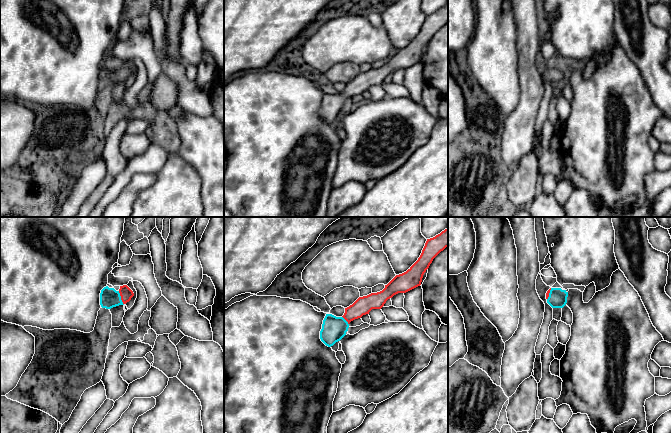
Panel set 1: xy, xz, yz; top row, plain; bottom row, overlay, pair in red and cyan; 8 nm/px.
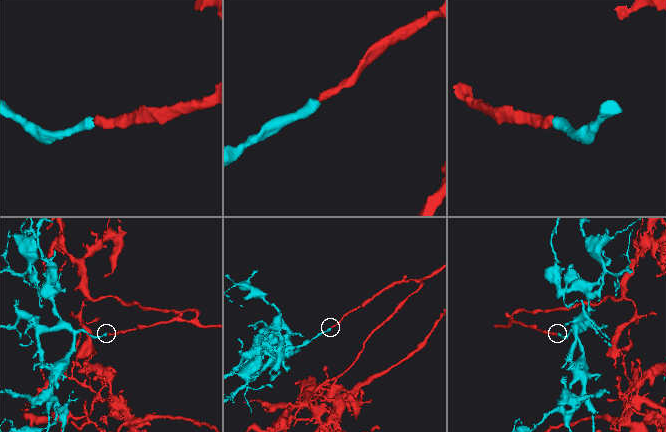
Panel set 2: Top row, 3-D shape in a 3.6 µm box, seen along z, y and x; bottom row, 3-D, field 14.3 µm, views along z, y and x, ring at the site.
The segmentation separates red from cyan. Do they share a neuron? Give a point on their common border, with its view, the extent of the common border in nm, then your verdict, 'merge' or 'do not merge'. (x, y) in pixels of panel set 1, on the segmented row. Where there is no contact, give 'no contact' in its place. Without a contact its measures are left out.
xy (121, 298) | 120 nm | merge

